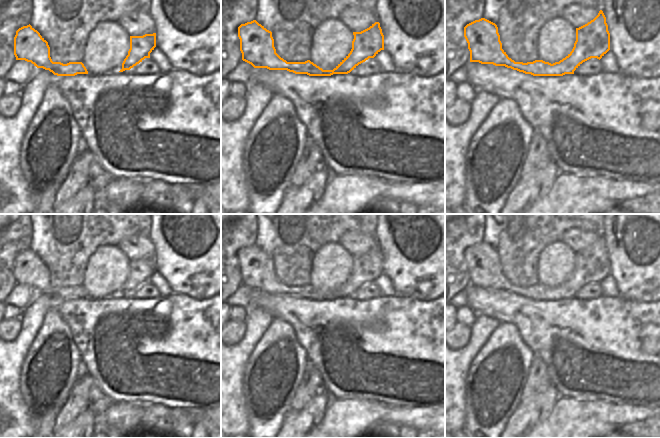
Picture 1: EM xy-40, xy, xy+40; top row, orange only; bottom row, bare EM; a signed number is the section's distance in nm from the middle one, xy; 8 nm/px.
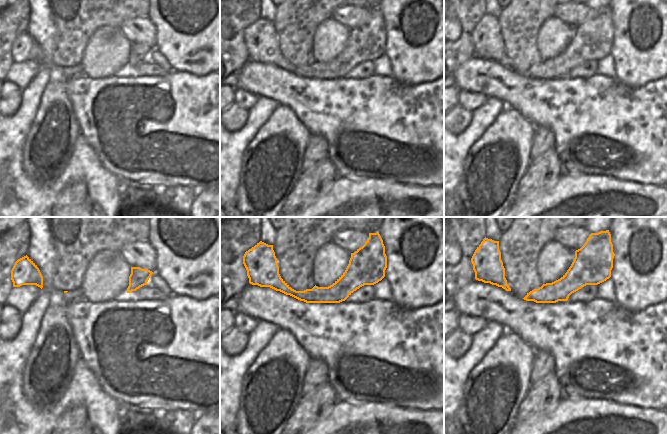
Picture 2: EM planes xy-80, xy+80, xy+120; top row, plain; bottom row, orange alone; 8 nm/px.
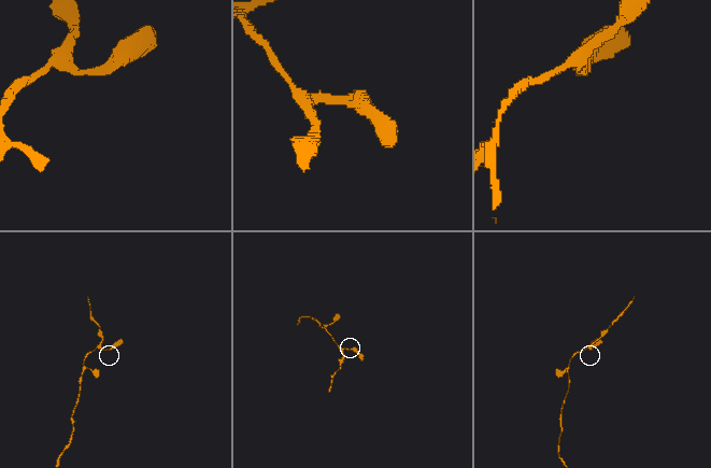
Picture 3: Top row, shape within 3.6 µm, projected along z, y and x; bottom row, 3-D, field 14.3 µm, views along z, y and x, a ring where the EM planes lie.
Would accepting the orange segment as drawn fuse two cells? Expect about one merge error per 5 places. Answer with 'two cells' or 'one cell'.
one cell

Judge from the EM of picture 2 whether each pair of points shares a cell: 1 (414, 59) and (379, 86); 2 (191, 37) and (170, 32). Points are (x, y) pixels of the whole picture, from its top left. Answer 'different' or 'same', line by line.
1: different
2: same

